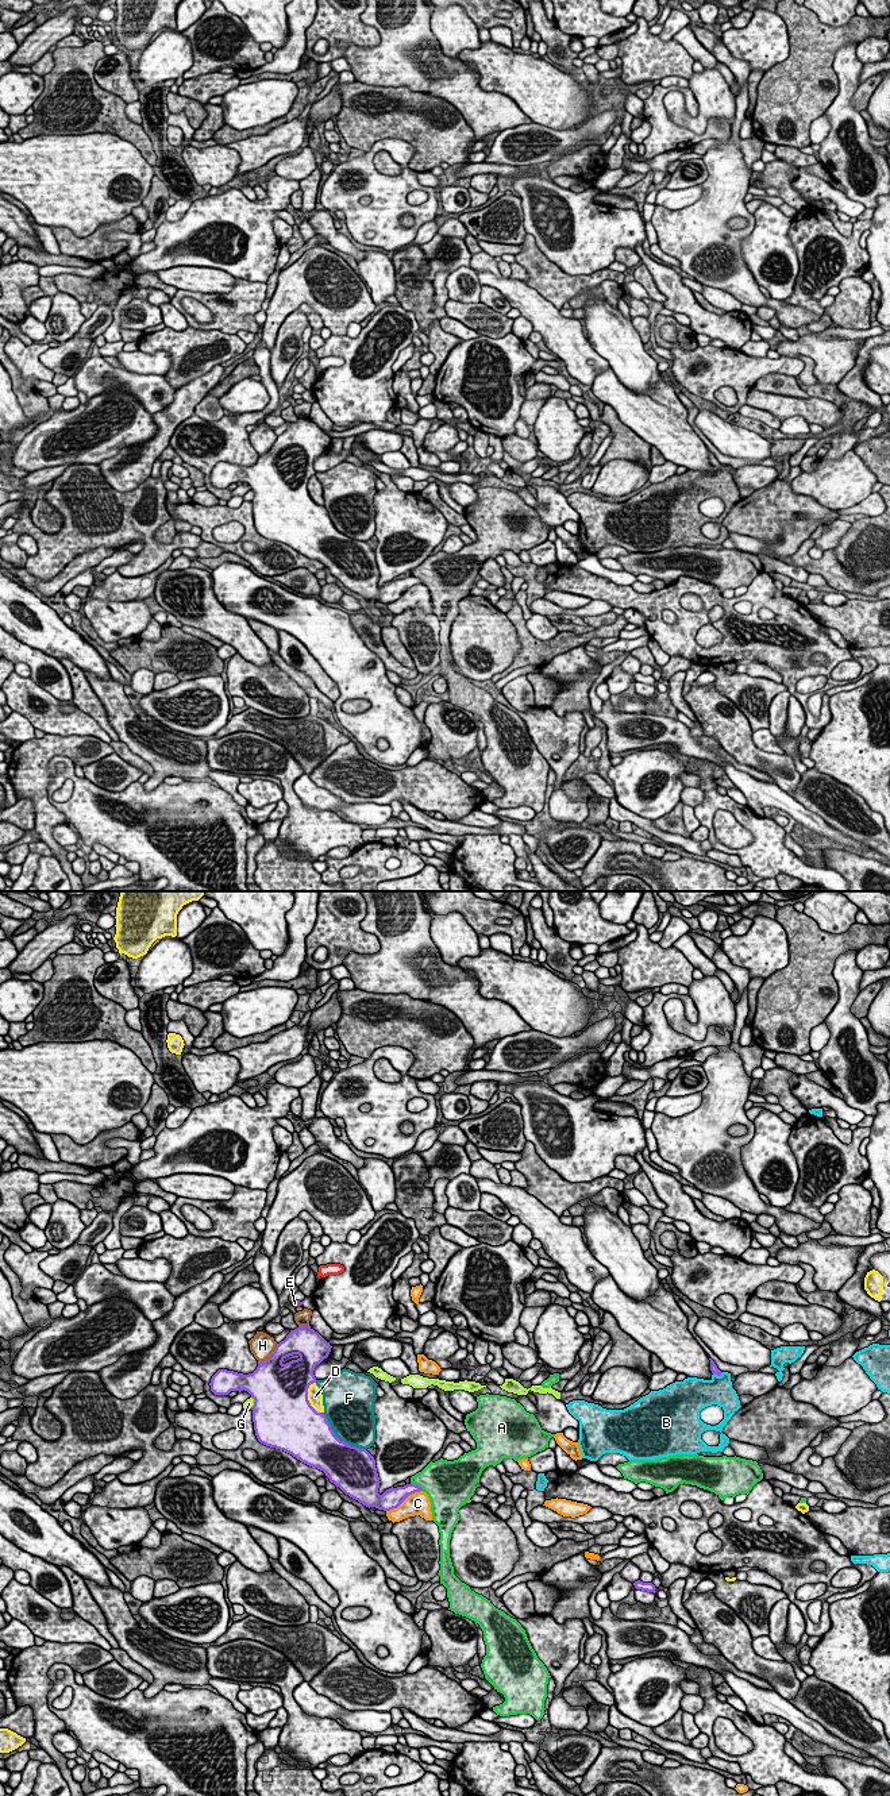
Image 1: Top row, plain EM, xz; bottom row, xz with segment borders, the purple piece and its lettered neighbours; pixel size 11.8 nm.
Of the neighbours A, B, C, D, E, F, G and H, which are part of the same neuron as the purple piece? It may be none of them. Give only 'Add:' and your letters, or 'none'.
Add: E

